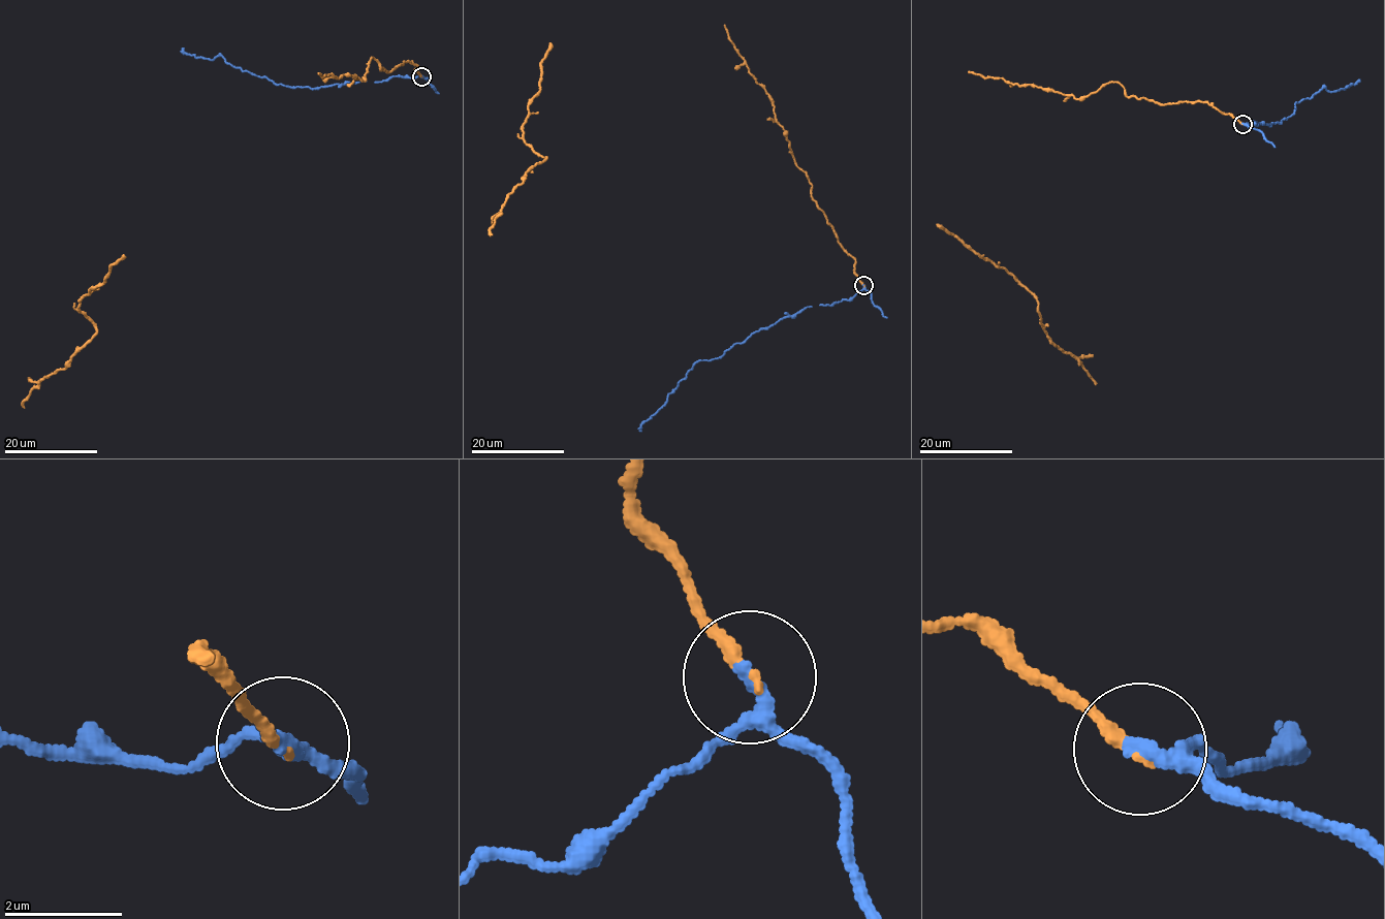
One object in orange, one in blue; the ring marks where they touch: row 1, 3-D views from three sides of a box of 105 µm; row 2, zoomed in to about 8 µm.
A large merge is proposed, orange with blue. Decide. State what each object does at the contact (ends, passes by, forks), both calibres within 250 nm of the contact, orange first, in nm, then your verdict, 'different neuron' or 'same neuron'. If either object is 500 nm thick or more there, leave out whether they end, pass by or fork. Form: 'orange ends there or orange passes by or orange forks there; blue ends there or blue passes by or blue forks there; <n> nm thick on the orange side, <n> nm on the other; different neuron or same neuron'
orange ends there; blue passes by; 180 nm thick on the orange side, 240 nm on the other; same neuron

